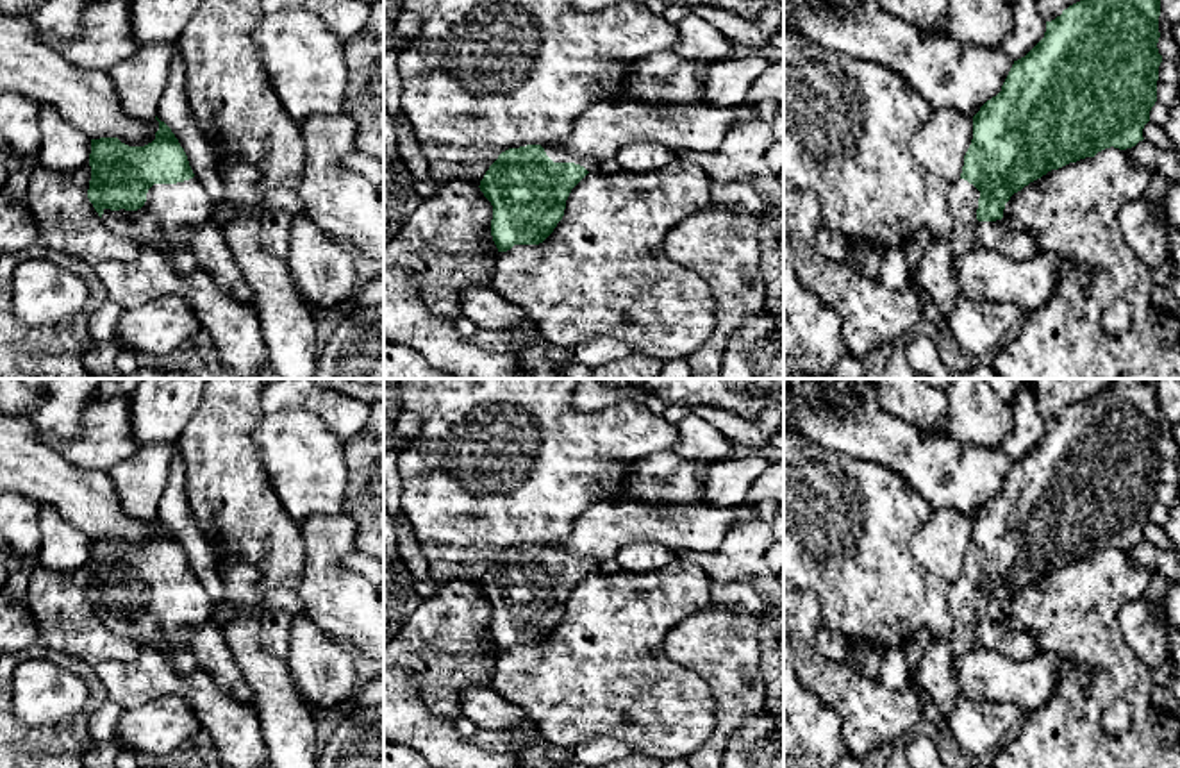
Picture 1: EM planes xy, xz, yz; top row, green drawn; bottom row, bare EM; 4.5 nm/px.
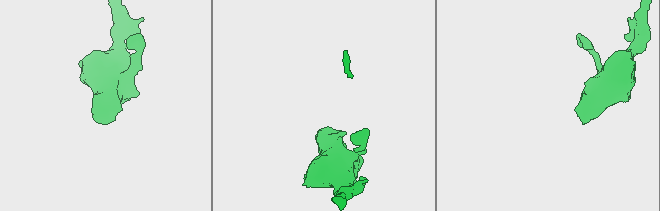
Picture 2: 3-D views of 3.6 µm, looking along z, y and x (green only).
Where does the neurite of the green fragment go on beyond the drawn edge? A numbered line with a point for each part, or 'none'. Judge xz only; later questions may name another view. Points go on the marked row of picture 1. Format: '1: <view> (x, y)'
1: xz (591, 165)

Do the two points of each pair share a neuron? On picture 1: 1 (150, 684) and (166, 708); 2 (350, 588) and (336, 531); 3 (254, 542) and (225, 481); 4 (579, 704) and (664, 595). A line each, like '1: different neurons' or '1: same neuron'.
1: different neurons
2: same neuron
3: same neuron
4: same neuron

